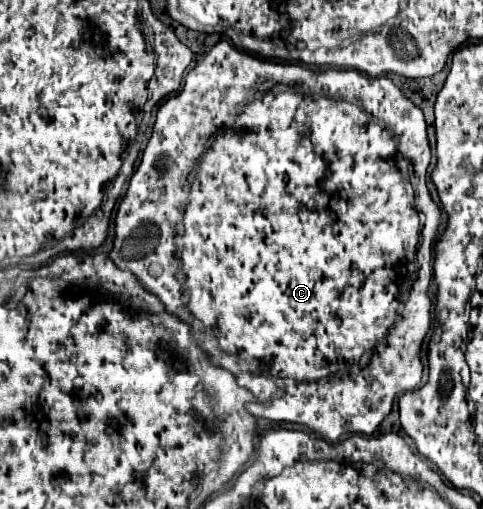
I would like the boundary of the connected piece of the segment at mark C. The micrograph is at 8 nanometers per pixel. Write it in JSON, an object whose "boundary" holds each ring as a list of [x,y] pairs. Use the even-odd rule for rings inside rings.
{"boundary":[[[218,41],[212,49],[210,49],[210,53],[202,59],[202,61],[198,61],[196,63],[196,67],[186,75],[186,81],[184,81],[184,87],[182,87],[182,91],[180,93],[176,93],[176,95],[172,95],[170,99],[166,99],[166,103],[162,103],[160,105],[160,109],[158,109],[158,113],[156,113],[156,123],[154,123],[154,131],[152,131],[152,137],[150,137],[150,141],[148,141],[148,145],[146,145],[146,149],[144,149],[144,153],[142,153],[142,161],[140,161],[140,167],[134,171],[134,177],[132,177],[132,181],[130,181],[130,185],[128,185],[128,191],[126,191],[126,195],[122,197],[122,201],[120,201],[120,211],[116,213],[116,219],[114,219],[114,231],[116,231],[116,237],[114,237],[114,247],[112,247],[112,251],[110,251],[110,259],[116,263],[116,267],[118,269],[122,269],[122,271],[130,271],[136,279],[138,279],[138,283],[148,291],[148,293],[152,293],[152,295],[156,295],[162,303],[164,303],[164,307],[166,307],[166,311],[170,313],[170,315],[176,315],[180,321],[184,321],[184,323],[188,323],[190,327],[192,327],[192,333],[194,333],[194,337],[196,337],[196,341],[198,341],[198,347],[208,355],[208,359],[216,365],[216,367],[226,367],[226,371],[230,371],[230,373],[234,373],[236,375],[236,379],[238,379],[238,385],[242,385],[244,387],[244,379],[248,377],[248,379],[254,379],[252,381],[252,385],[248,387],[252,393],[254,393],[254,397],[256,397],[256,401],[254,403],[248,403],[246,405],[246,411],[250,411],[254,417],[262,417],[262,419],[268,419],[268,421],[286,421],[286,423],[298,423],[298,425],[306,425],[312,433],[316,433],[316,435],[320,435],[322,439],[328,439],[328,441],[332,441],[332,443],[336,443],[336,441],[340,441],[342,437],[346,437],[346,435],[352,435],[352,433],[362,433],[362,435],[372,435],[374,431],[376,431],[376,427],[382,423],[382,419],[390,413],[390,409],[392,409],[392,403],[394,403],[394,399],[396,399],[396,395],[400,393],[400,391],[412,391],[412,389],[416,389],[418,385],[420,385],[420,379],[422,379],[422,369],[424,369],[424,365],[422,365],[422,359],[420,359],[420,353],[422,353],[422,345],[424,345],[424,337],[426,337],[426,333],[428,333],[428,329],[430,329],[430,309],[432,309],[432,299],[430,299],[430,295],[428,295],[428,289],[430,289],[430,285],[432,284],[433,280],[433,267],[432,261],[434,261],[434,245],[436,245],[436,241],[438,241],[438,227],[440,227],[440,220],[441,220],[441,208],[433,201],[430,191],[428,191],[428,187],[426,187],[426,171],[428,171],[428,165],[430,165],[430,159],[432,159],[432,153],[430,153],[430,143],[428,143],[428,133],[426,133],[426,121],[424,121],[424,113],[422,113],[422,109],[420,107],[416,107],[404,93],[402,93],[402,89],[400,87],[396,87],[394,85],[394,81],[390,79],[390,77],[370,77],[370,75],[366,75],[366,73],[362,73],[362,71],[356,71],[356,69],[326,69],[326,71],[312,71],[312,69],[308,69],[308,67],[304,67],[304,65],[298,65],[298,63],[276,63],[276,61],[268,61],[268,59],[260,59],[260,57],[256,57],[256,55],[252,55],[252,53],[248,53],[248,51],[242,51],[242,49],[238,49],[238,47],[234,47],[232,43],[228,43],[228,41]],[[278,85],[288,85],[284,91],[274,91],[272,87],[278,87]],[[242,105],[242,111],[238,111],[236,115],[234,115],[234,121],[232,123],[228,123],[226,127],[224,127],[224,123],[226,123],[226,117],[230,117],[238,107]],[[212,137],[212,145],[204,151],[204,145],[208,143],[208,139]],[[404,157],[412,163],[412,185],[414,185],[414,189],[416,189],[416,197],[414,197],[414,189],[412,189],[412,185],[410,185],[410,171],[408,171],[408,161],[404,159]],[[192,165],[194,165],[194,171],[192,171],[192,187],[190,187],[190,193],[188,193],[188,205],[186,205],[186,209],[184,209],[184,219],[182,219],[182,203],[186,203],[186,191],[188,191],[188,175],[190,175],[190,169],[192,169]],[[418,213],[420,215],[424,215],[424,223],[422,223],[422,247],[418,247],[420,245],[420,221],[418,221]],[[182,233],[182,239],[184,239],[184,247],[180,249],[180,263],[178,263],[178,259],[174,257],[174,253],[176,253],[176,237]],[[202,327],[206,329],[206,331],[214,331],[214,335],[216,335],[216,339],[218,339],[218,343],[216,343],[216,339],[212,337],[212,335],[208,335],[208,333],[204,333],[202,331]],[[366,355],[372,355],[370,357],[370,361],[368,361],[368,365],[366,367],[362,367],[362,369],[358,369],[358,371],[352,371],[360,361],[362,361],[362,357],[366,357]],[[244,361],[264,361],[266,363],[266,369],[268,369],[268,373],[274,377],[270,377],[270,375],[266,375],[266,373],[260,373],[260,371],[252,371]]]}

